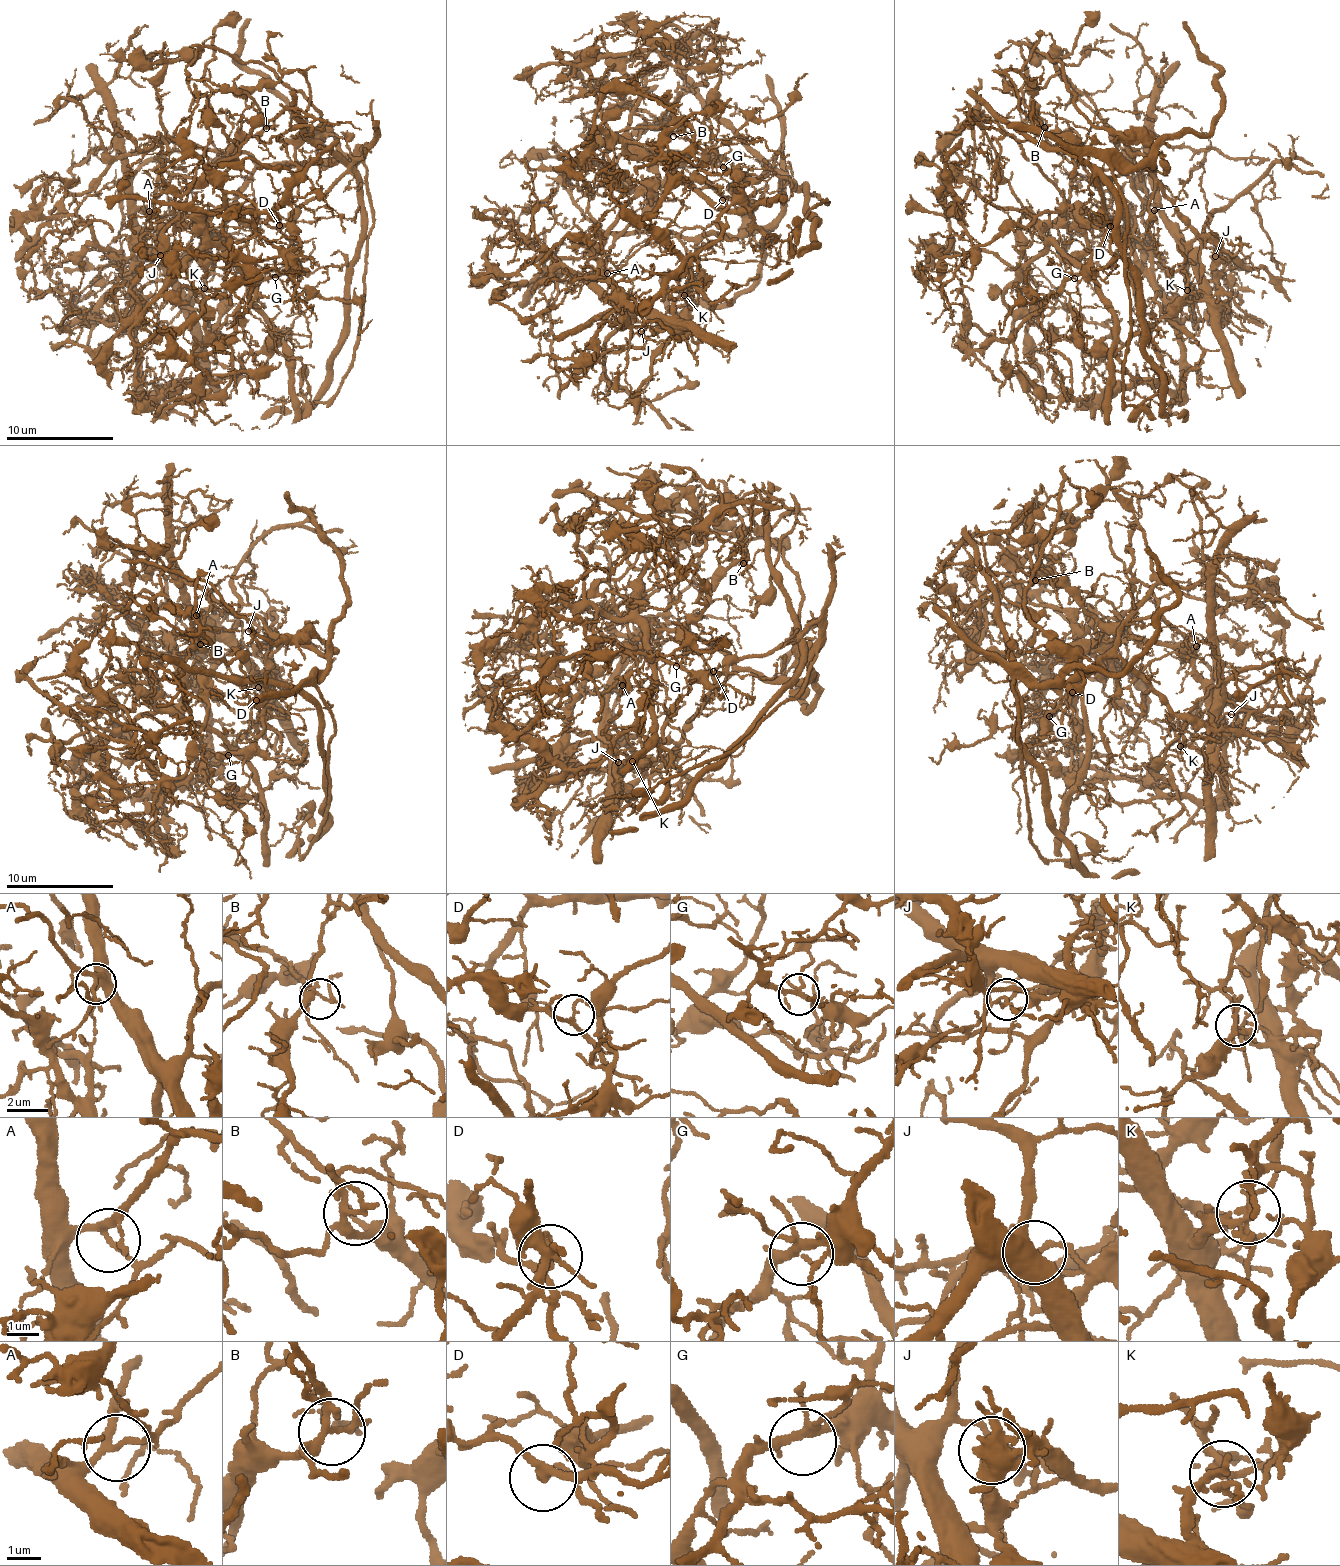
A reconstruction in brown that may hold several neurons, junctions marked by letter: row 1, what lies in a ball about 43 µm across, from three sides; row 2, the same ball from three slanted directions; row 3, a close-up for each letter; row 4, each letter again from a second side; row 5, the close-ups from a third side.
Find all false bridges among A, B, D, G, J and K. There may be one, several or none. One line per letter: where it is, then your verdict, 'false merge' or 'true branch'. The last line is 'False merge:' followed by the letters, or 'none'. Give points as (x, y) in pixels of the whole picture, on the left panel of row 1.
A: (149, 211) | true branch
B: (266, 128) | true branch
D: (279, 225) | false merge
G: (275, 277) | true branch
J: (160, 255) | false merge
K: (204, 288) | false merge
False merge: D, J, K

